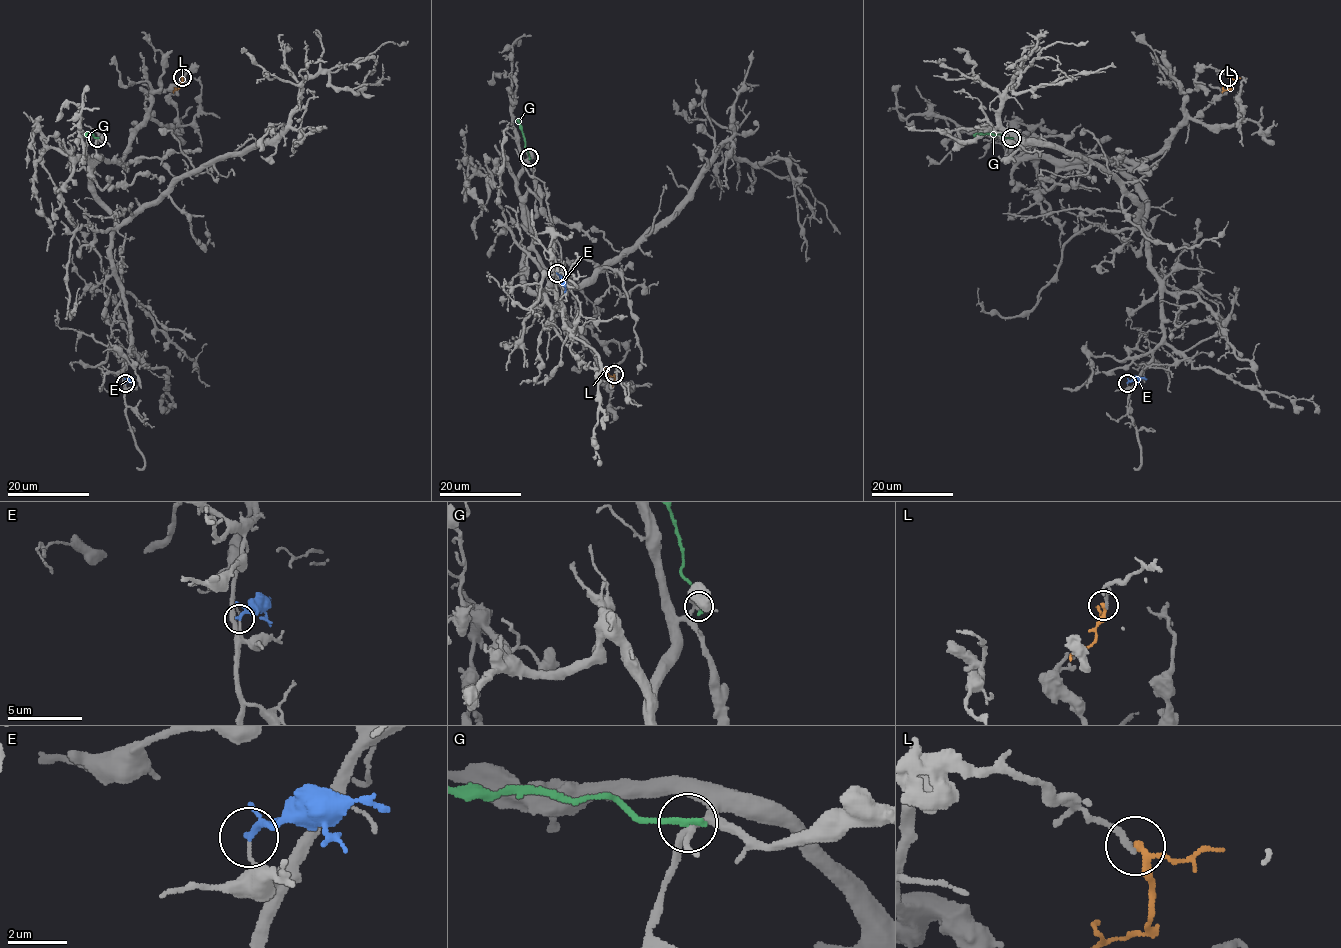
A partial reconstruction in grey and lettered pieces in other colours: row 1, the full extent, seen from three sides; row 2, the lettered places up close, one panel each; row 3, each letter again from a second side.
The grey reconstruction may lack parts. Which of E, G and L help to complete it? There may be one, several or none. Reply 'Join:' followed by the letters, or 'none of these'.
Join: none of these

